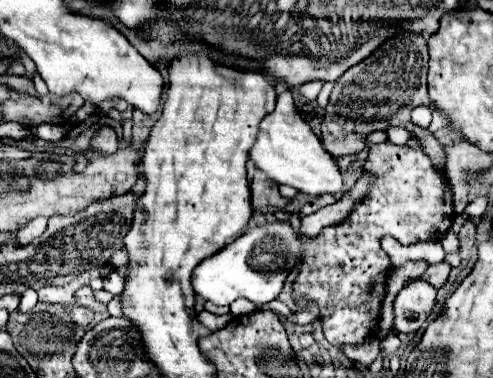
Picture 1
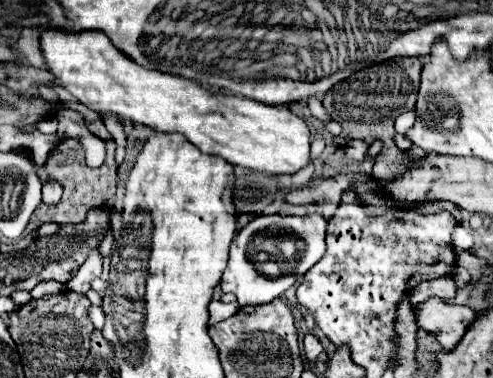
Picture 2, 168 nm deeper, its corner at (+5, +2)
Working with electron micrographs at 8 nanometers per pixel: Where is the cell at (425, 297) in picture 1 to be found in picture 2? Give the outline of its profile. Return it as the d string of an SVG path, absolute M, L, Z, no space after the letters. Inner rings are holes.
M429 298L415 310L415 314L419 328L435 334L445 350L453 350L467 332L467 326L477 318L471 308L455 306L439 298Z

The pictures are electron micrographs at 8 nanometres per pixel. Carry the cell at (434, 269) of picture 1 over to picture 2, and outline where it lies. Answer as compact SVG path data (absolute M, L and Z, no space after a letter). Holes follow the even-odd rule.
M447 276L447 278L437 278L437 280L429 280L429 282L419 284L419 286L409 294L409 302L411 302L411 306L419 306L419 304L423 304L427 298L431 298L431 296L437 296L437 298L441 298L441 300L447 302L447 300L455 298L455 292L457 292L457 286L455 286L455 282L453 282L451 276Z

